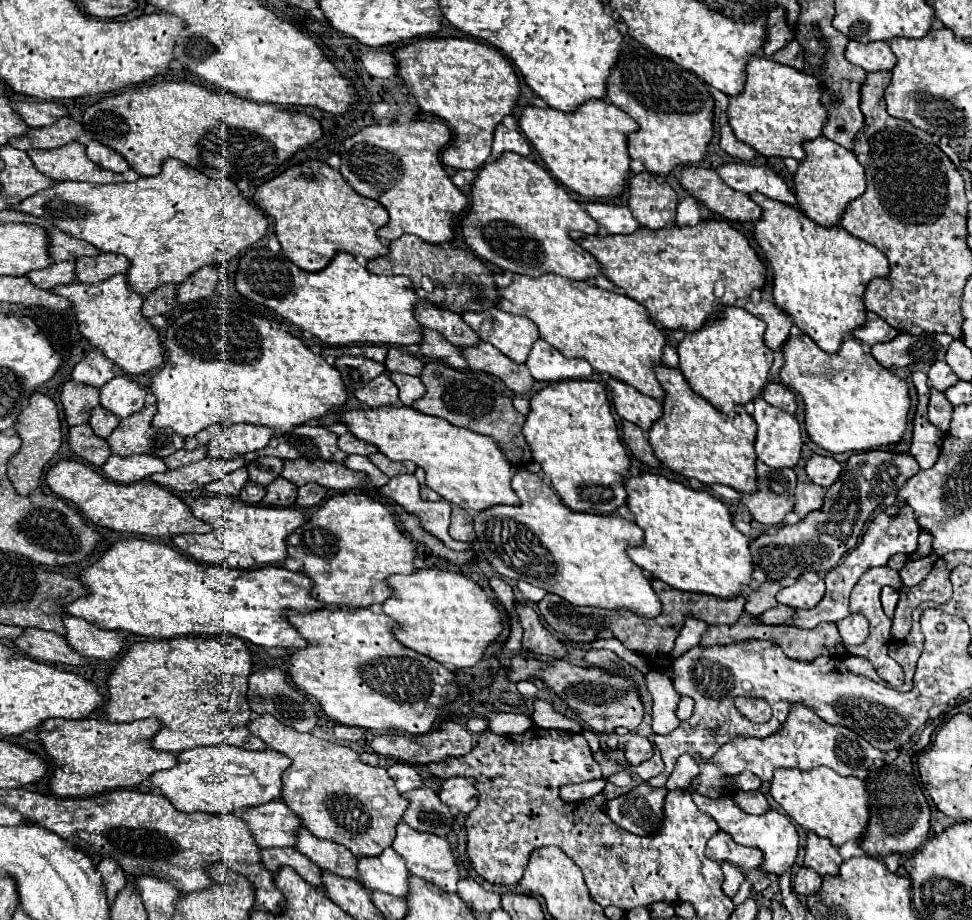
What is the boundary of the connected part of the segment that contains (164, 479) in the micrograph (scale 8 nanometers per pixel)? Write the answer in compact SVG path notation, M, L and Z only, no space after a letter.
M204 458L200 462L194 462L194 464L176 468L176 470L166 470L162 474L152 474L150 480L164 486L164 488L176 490L176 492L192 492L192 490L198 490L198 488L234 472L240 466L244 466L242 458L232 458L232 460L226 460L226 462Z

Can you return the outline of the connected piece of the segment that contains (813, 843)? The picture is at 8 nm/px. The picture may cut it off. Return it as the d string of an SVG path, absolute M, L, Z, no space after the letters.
M808 832L804 866L812 868L820 876L836 876L840 870L840 864L842 864L842 858L838 854L838 848L832 846L828 838Z

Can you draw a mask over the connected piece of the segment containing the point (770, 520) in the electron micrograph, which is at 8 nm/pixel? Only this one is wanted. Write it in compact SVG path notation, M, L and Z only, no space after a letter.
M756 462L758 492L742 494L742 502L748 506L754 520L766 526L780 524L784 516L794 508L796 474L792 468L768 468L764 462Z

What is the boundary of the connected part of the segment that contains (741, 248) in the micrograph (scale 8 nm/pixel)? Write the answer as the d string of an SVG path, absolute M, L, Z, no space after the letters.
M708 220L696 226L674 226L664 230L640 228L632 236L586 236L572 232L572 238L586 248L600 264L602 274L610 278L618 288L622 288L630 298L646 306L650 318L664 328L696 332L704 324L720 316L722 308L734 306L740 298L748 298L754 290L762 290L766 284L766 266L748 244L748 238L732 228L726 220Z

